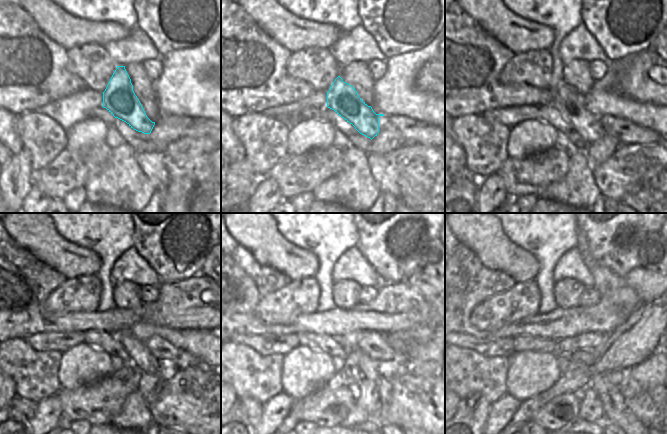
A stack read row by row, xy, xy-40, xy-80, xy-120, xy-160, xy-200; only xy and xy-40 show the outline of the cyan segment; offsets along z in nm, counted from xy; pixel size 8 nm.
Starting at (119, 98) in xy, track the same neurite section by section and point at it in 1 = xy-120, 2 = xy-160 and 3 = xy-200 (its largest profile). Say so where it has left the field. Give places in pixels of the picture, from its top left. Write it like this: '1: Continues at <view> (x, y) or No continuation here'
1: Continues at xy-120 (144, 361)
2: Continues at xy-160 (372, 369)
3: Continues at xy-200 (606, 385)

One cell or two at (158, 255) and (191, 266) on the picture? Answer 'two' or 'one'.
one

